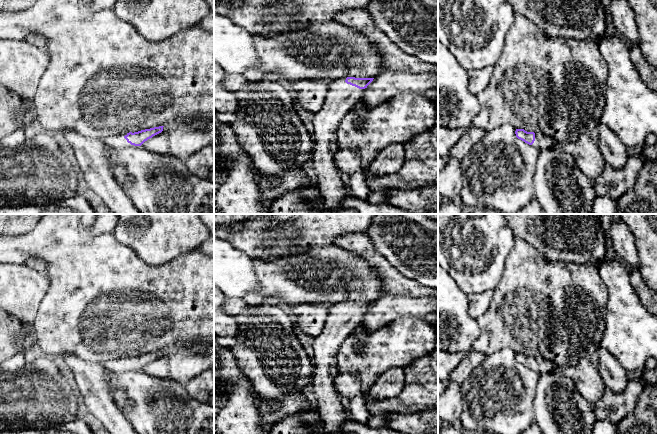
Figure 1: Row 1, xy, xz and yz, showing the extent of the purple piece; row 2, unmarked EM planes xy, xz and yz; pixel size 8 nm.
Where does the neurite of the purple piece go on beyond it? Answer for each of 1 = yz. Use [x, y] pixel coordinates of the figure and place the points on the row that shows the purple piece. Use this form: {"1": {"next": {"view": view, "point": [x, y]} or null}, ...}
{"1": {"next": {"view": "yz", "point": [542, 142]}}}

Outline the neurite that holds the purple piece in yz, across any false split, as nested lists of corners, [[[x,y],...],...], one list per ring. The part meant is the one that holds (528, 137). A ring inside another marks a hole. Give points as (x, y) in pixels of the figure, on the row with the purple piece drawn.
[[[516,129],[516,137],[525,143],[532,145],[537,150],[555,148],[557,146],[553,138],[545,136],[541,132],[527,132],[524,129]]]

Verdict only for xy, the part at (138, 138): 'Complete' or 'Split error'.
Split error

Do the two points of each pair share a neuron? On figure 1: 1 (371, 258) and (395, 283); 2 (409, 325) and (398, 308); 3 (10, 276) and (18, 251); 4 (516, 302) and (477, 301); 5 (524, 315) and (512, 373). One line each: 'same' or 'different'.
1: same
2: different
3: different
4: different
5: different

